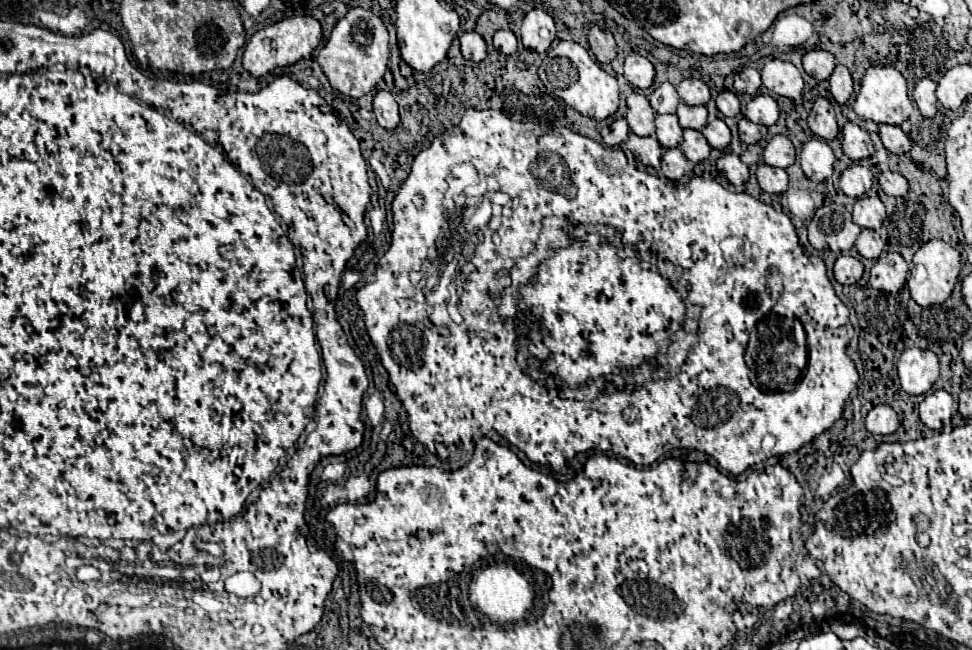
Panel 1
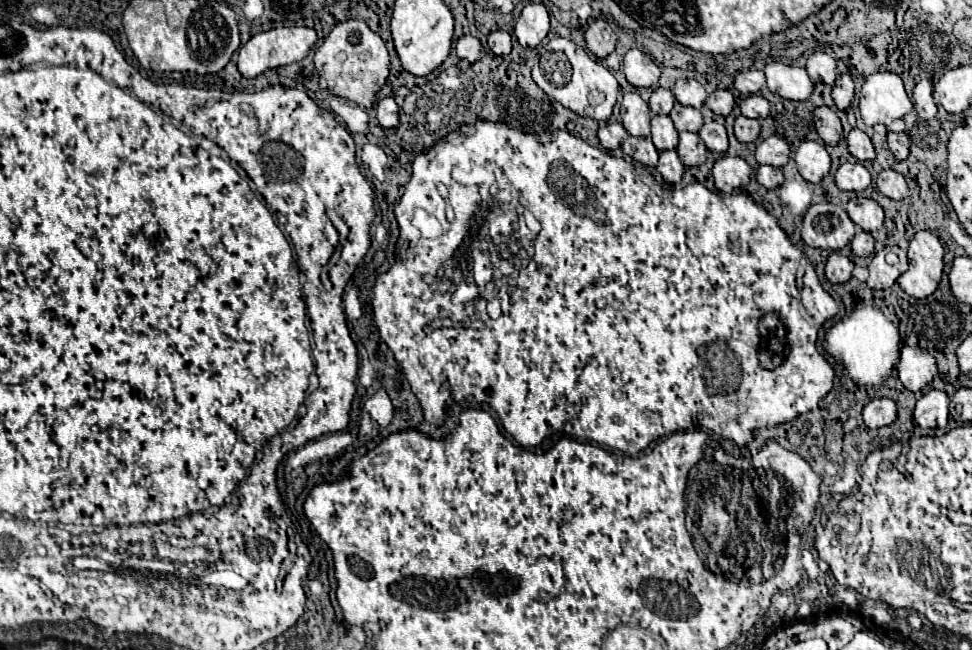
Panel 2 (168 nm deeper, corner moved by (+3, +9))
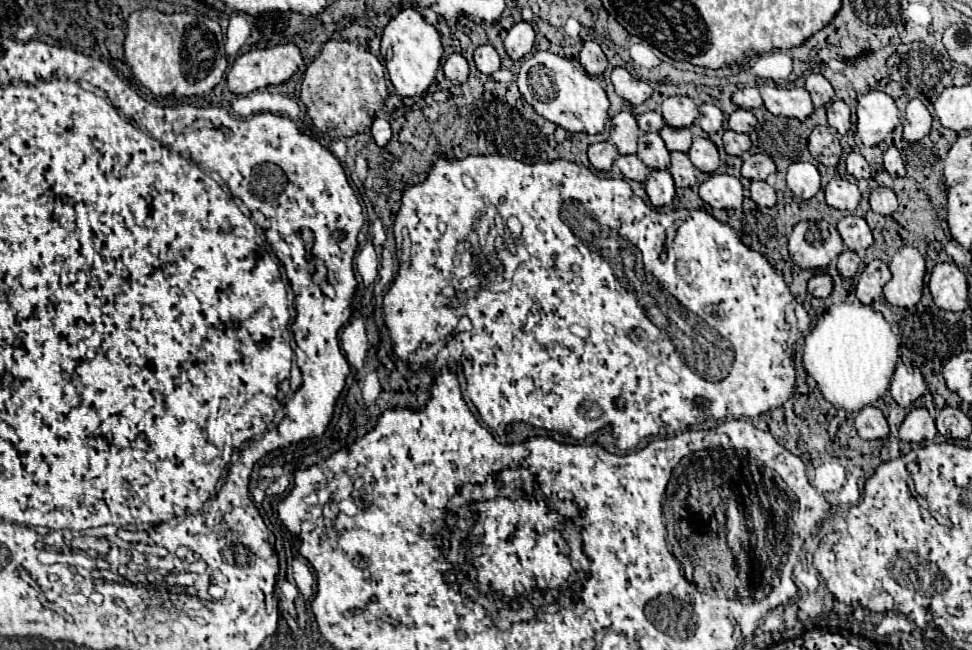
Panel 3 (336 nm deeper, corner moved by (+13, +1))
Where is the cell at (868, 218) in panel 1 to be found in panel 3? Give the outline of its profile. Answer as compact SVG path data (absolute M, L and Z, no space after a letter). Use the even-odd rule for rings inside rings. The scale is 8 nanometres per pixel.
M846 215L838 221L838 233L844 239L844 245L852 251L864 253L872 245L872 231L864 217L860 215Z

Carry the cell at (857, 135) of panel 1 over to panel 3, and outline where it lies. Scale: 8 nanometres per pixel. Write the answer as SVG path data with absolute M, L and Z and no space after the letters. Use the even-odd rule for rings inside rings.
M852 151L852 153L846 157L846 169L848 169L848 173L850 173L854 179L858 179L858 181L870 177L870 165L868 165L868 161L866 161L860 153L854 153L854 151Z

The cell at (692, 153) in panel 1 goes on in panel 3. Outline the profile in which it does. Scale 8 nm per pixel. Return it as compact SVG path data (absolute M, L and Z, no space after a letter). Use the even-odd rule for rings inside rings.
M674 151L672 153L672 163L668 167L676 187L688 187L688 185L696 185L696 167L692 165L690 157L682 151Z

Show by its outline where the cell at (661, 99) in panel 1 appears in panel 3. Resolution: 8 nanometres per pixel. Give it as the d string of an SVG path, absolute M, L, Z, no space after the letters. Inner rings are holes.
M658 109L656 111L646 111L646 113L638 115L638 127L642 131L654 131L654 133L658 133L662 129L662 125L664 125L664 119L662 119Z

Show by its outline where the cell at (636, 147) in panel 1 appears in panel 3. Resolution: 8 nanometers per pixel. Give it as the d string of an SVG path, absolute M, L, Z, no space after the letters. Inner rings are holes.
M620 155L616 159L616 167L622 171L622 175L626 179L632 179L632 181L644 181L650 173L650 169L640 161L638 155Z

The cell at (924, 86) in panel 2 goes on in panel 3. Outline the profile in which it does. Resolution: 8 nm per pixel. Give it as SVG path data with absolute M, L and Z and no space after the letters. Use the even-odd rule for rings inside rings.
M912 99L906 105L906 121L908 125L904 125L904 139L906 141L920 141L922 137L926 137L930 133L930 125L932 125L932 115L926 109L926 105L920 99Z

